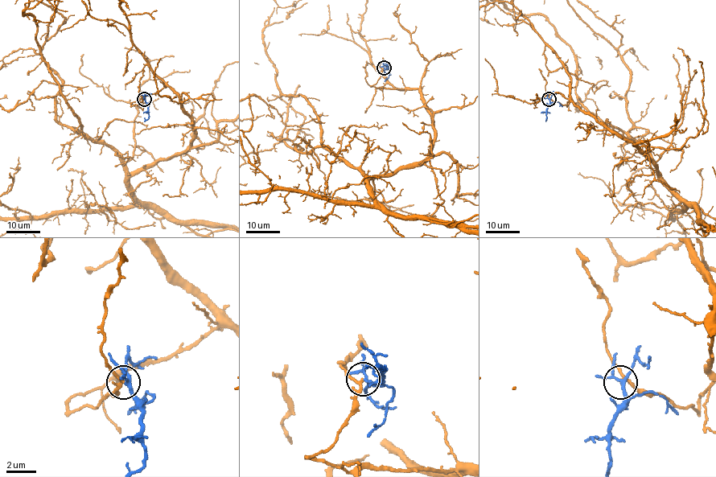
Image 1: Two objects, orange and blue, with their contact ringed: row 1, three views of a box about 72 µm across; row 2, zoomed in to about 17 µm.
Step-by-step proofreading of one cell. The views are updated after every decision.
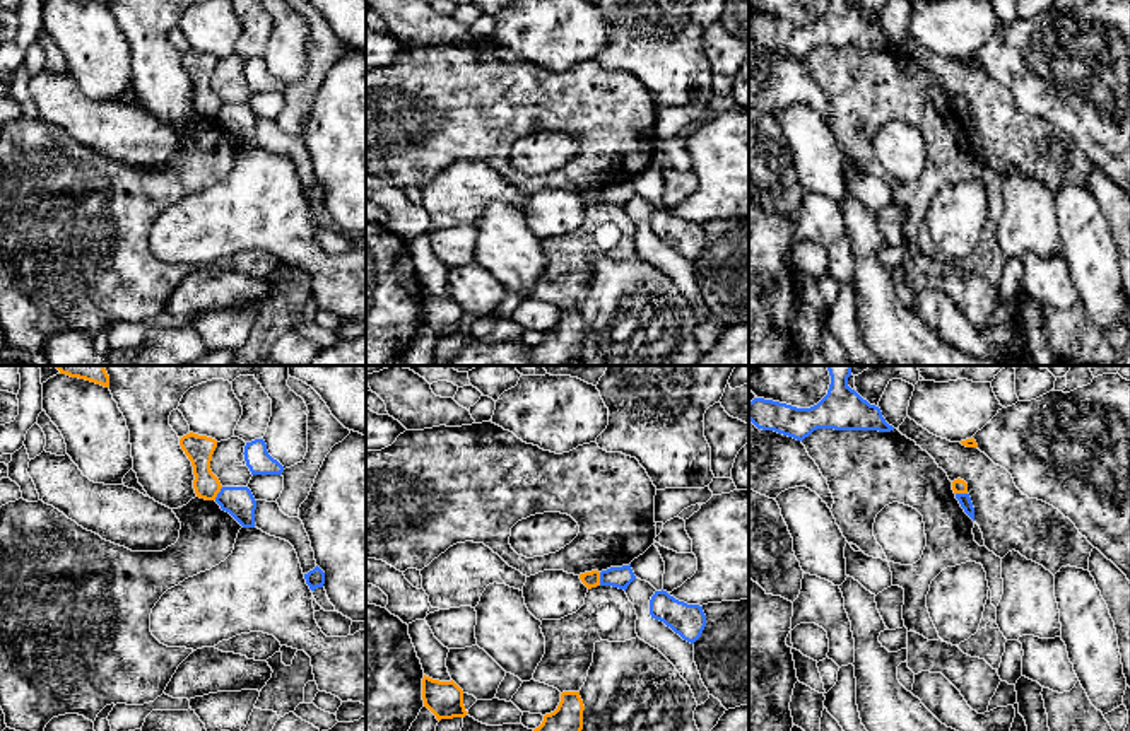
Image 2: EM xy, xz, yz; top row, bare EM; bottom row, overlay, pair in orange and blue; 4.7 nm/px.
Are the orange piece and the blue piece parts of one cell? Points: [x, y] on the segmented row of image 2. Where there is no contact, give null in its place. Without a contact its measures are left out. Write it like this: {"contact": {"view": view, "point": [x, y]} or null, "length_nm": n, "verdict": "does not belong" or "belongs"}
{"contact": {"view": "xy", "point": [217, 492]}, "length_nm": 80, "verdict": "does not belong"}

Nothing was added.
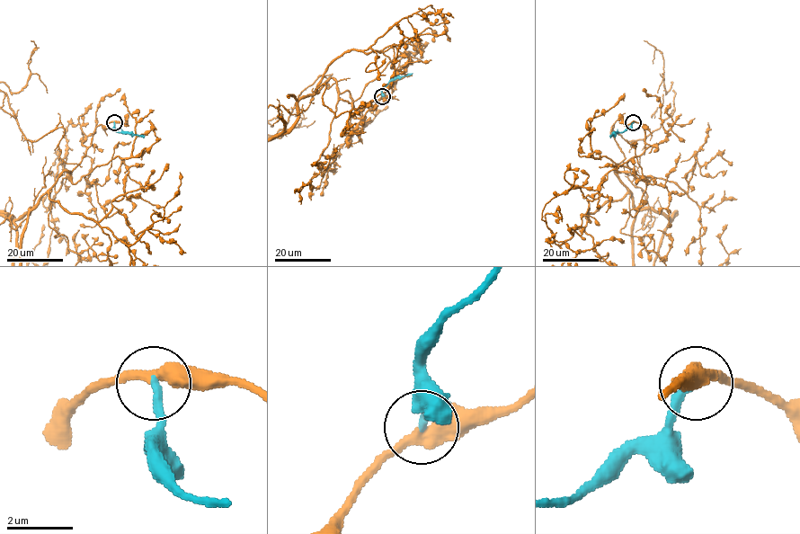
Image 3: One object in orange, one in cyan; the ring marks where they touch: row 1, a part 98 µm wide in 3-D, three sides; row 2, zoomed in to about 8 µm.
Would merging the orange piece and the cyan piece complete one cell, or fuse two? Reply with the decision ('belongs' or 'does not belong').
belongs

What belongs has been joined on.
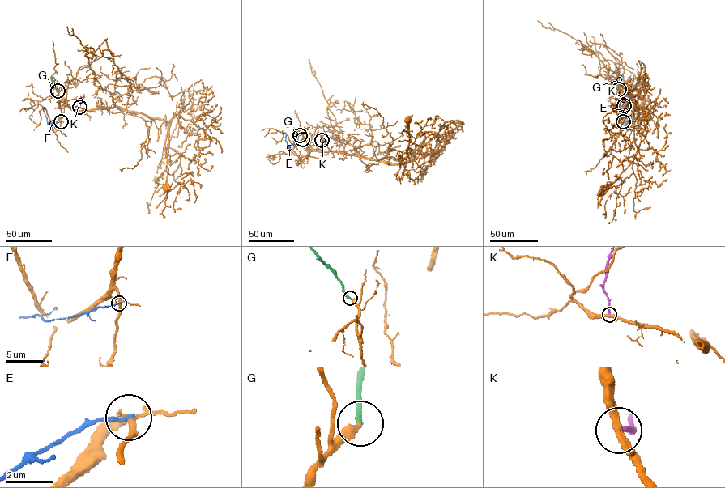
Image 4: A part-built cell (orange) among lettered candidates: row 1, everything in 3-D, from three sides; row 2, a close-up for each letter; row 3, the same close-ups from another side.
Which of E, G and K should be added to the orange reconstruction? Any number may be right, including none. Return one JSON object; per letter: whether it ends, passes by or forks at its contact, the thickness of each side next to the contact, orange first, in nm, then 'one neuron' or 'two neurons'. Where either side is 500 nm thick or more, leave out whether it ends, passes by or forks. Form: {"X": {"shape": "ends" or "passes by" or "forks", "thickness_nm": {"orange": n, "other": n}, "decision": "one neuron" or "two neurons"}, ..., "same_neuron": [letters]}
{"E": {"shape": "ends", "thickness_nm": {"orange": 200, "other": 170}, "decision": "two neurons"}, "G": {"shape": "ends", "thickness_nm": {"orange": 300, "other": 240}, "decision": "one neuron"}, "K": {"shape": "ends", "thickness_nm": {"orange": 320, "other": 190}, "decision": "two neurons"}, "same_neuron": ["G"]}

